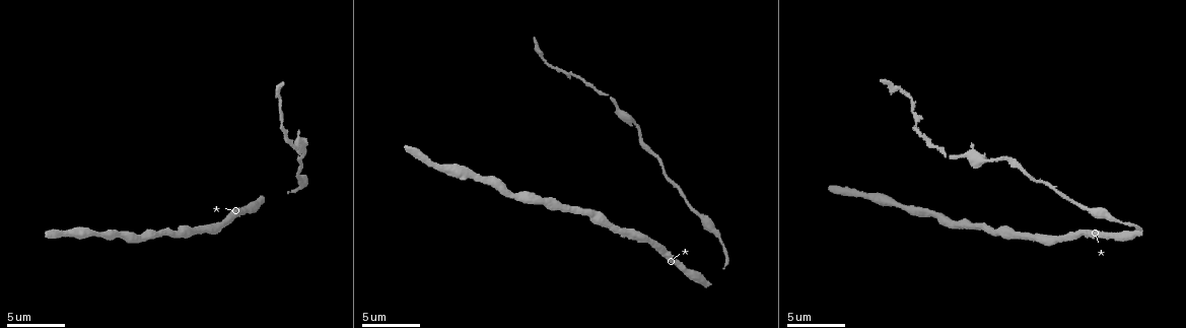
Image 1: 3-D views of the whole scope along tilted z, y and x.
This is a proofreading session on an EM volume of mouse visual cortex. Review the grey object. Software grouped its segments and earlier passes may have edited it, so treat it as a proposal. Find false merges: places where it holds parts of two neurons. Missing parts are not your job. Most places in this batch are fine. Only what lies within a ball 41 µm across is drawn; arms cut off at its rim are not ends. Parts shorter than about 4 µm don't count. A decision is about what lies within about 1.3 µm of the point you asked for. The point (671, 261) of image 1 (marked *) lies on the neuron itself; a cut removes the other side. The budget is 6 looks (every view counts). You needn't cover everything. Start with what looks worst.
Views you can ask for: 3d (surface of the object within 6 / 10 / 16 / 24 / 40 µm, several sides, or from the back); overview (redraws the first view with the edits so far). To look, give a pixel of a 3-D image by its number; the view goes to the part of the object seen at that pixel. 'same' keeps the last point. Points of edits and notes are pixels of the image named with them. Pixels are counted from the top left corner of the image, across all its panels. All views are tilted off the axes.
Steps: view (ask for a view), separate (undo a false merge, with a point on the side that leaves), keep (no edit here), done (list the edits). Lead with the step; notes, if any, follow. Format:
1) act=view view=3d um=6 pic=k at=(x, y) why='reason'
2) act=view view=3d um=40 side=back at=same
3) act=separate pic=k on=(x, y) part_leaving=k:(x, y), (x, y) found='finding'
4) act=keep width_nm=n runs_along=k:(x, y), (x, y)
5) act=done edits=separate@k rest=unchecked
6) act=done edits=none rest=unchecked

act=view view=3d um=16 pic=1 at=(616, 104) why='three-way junction'

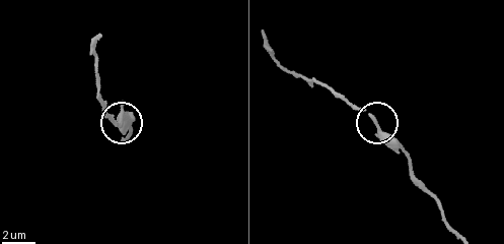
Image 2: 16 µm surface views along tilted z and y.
act=view view=3d um=16 side=back pic=2 at=(379, 128)

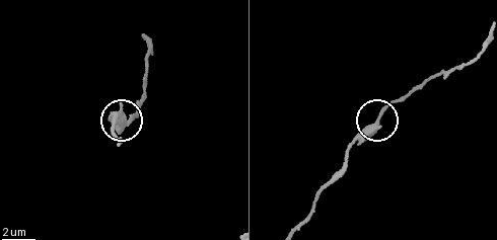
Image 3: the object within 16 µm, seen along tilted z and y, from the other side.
act=keep found='one neuron here'

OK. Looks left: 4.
act=view view=3d um=16 pic=1 at=(917, 127) why='a narrow waist'

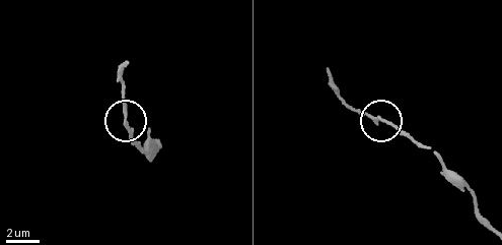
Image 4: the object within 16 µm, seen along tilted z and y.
act=separate pic=4 on=(125, 106) width_nm=190 found='a second neuron is stuck on'

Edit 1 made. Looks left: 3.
act=view view=3d um=10 pic=1 at=(657, 159) why='calibre changes'

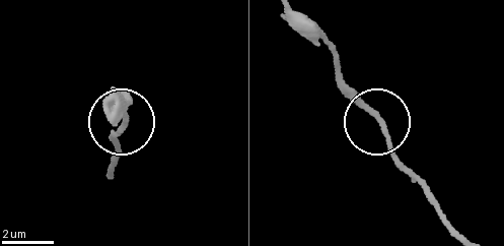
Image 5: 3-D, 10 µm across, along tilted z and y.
act=view view=3d um=6 pic=5 at=(378, 118) why='closer look'

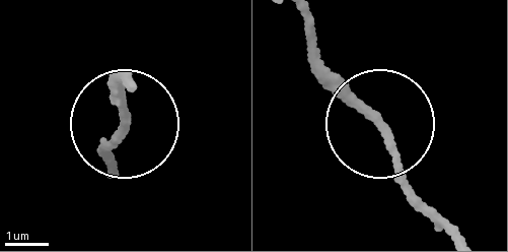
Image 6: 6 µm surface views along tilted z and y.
act=keep found='continuous, no second neuron'

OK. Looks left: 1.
act=done edits=separate@4 rest=unchecked

